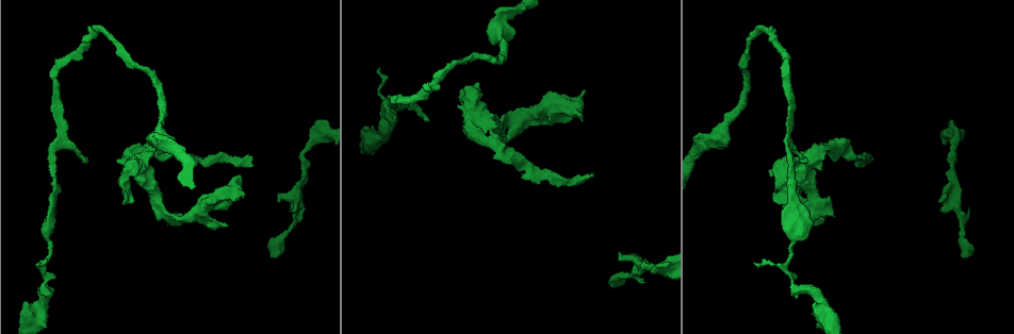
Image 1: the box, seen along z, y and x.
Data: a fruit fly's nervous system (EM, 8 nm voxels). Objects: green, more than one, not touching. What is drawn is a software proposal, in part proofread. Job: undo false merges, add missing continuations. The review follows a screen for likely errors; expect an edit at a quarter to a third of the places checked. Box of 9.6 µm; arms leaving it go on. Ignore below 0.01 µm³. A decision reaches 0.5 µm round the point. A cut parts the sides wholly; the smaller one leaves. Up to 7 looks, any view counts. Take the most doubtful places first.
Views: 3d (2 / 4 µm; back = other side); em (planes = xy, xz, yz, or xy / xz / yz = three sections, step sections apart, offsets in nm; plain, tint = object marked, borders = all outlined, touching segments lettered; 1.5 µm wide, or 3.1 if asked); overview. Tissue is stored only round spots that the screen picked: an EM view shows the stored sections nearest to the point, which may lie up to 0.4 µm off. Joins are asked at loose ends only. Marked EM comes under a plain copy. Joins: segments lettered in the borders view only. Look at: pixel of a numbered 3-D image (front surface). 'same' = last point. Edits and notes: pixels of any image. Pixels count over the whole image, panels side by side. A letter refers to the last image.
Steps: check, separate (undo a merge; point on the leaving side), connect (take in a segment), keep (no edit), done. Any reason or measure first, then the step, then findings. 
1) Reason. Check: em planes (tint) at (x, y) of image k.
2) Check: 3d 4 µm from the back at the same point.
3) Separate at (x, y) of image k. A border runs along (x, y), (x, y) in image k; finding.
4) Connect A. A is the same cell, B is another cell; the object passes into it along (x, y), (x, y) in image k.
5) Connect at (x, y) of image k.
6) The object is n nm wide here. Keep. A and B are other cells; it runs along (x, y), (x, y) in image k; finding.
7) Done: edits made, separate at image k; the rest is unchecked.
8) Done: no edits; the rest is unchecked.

Check: 3d 4 µm at (254, 166) of image 1.

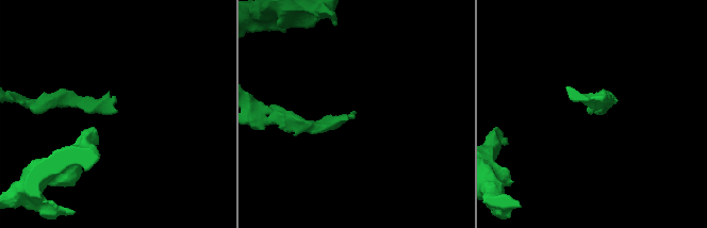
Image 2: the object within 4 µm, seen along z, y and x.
Shape alone is not enough. Check: em planes (borders) at (356, 113) of image 2.

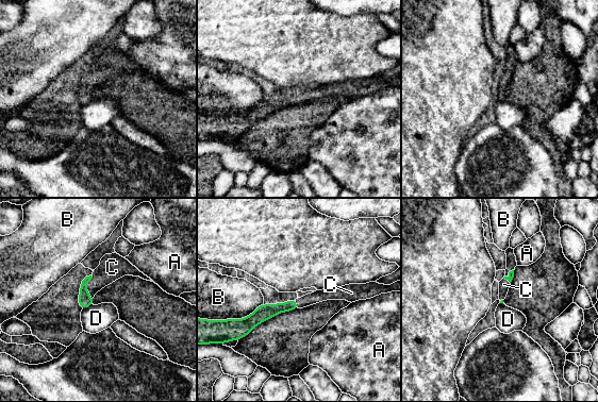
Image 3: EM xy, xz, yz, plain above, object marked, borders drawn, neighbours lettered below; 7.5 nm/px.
The longest contact is with B, 280 nm. Connect C. C is the same cell, A, B and D are other cells; the object passes into it along (85, 300), (85, 287), (111, 268) in image 3; the neuron continues.

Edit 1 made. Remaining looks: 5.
Tapers out. Check: 3d 2 µm at (275, 259) of image 1.

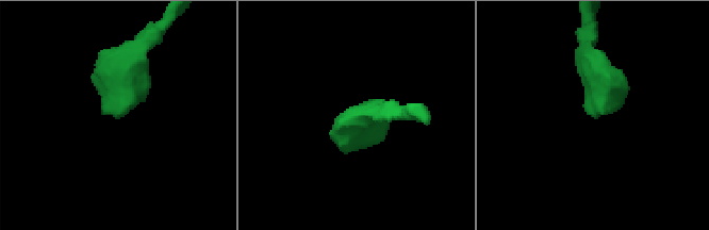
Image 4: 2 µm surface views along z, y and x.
Shape alone is not enough. Check: em planes (borders) at (595, 117) of image 4.

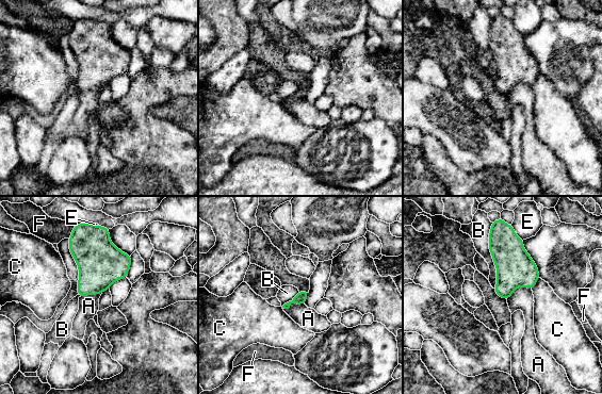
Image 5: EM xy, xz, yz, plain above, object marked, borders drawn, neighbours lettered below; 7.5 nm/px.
The object is 90 nm wide here. Keep. A, B, C, E and F are other cells; a border runs along (531, 289), (519, 286), (506, 299) in image 5; no lettered segment goes on from it.

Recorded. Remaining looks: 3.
Calibre changes. Check: em xy step 8 (tint) at (798, 288) of image 1.

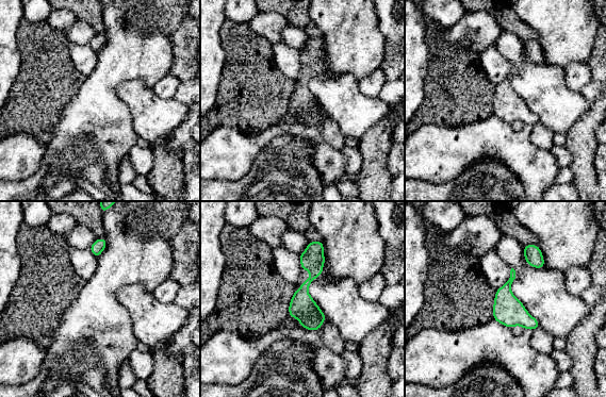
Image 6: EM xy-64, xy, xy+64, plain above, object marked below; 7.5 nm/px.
Check: em planes (borders) at the same point.

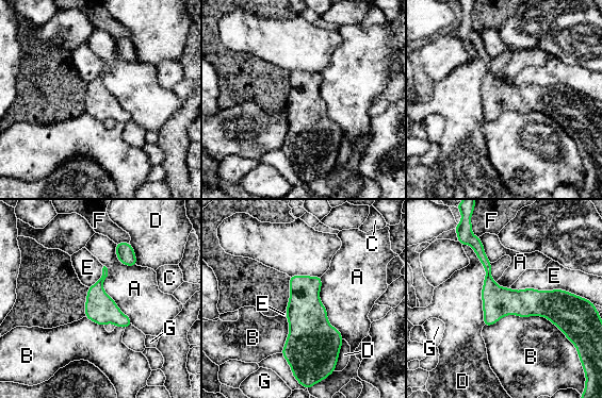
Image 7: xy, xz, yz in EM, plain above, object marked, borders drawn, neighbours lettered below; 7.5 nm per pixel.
Keep. A, B, C, D, E, F and G are other cells; a border runs along (509, 287), (566, 289), (584, 298) in image 7; one neuron here.

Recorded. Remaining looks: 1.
Done: edits made, connect at image 3; the rest is unchecked.

